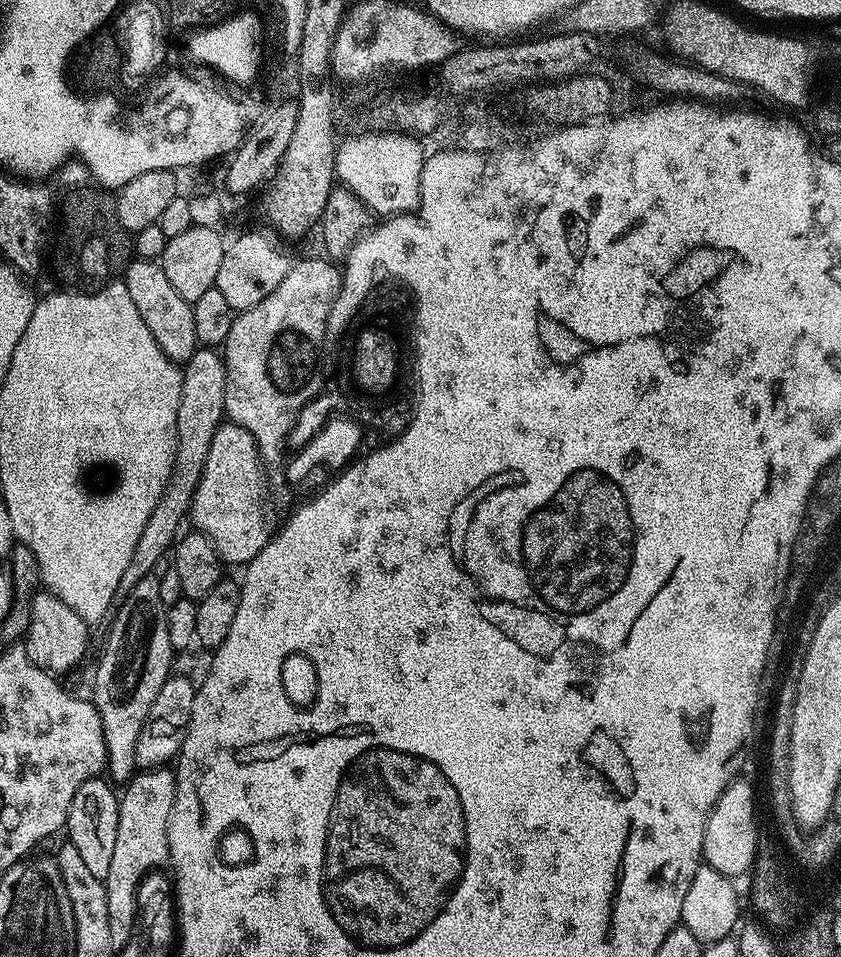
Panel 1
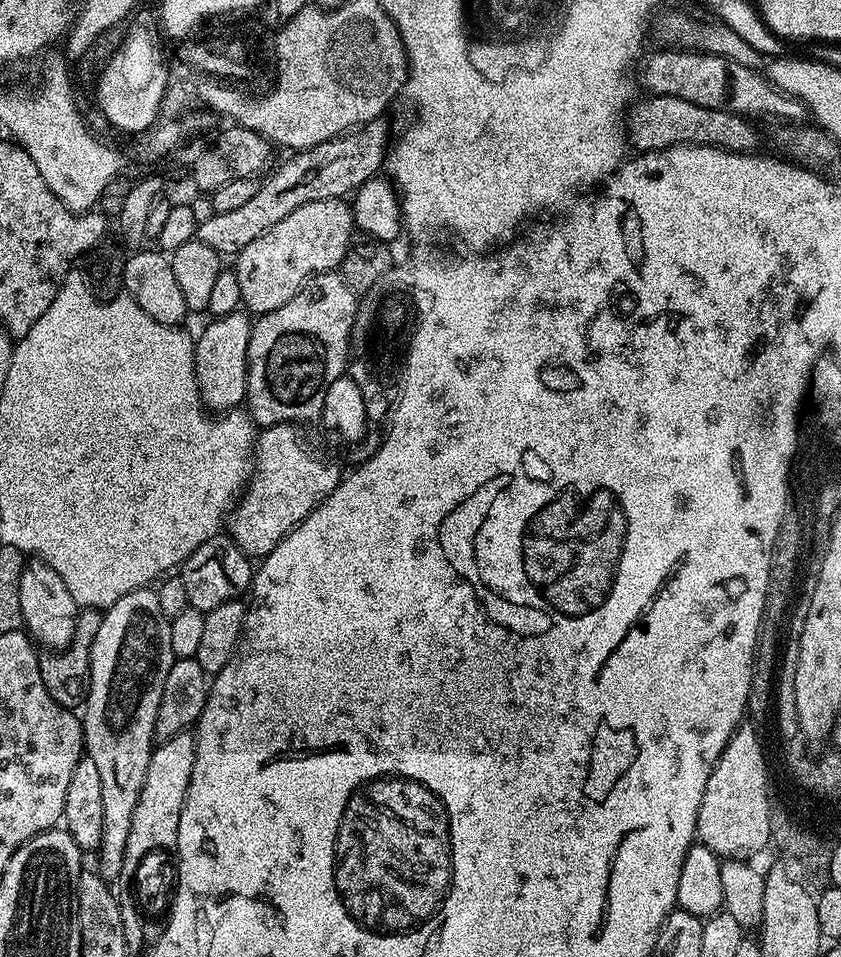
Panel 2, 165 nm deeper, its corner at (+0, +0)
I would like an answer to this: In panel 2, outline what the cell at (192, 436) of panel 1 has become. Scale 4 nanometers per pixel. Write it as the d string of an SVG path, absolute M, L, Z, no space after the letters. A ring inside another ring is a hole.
M237 310L217 316L195 337L194 374L196 385L205 408L212 414L236 410L245 403L248 395L248 347L253 321Z

